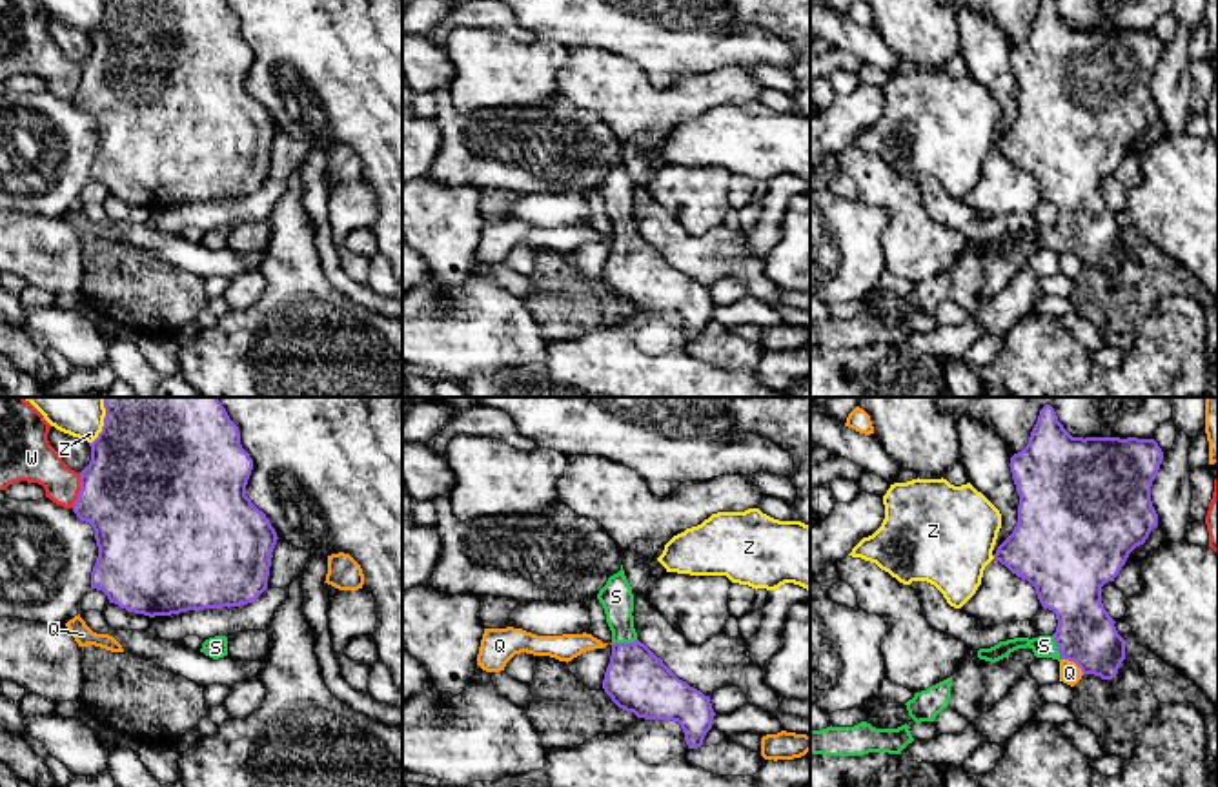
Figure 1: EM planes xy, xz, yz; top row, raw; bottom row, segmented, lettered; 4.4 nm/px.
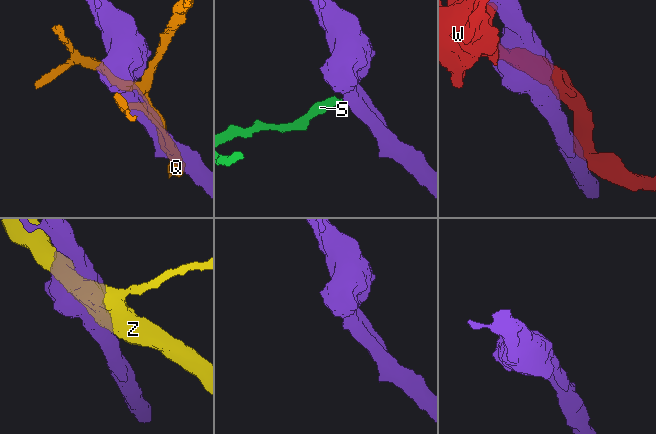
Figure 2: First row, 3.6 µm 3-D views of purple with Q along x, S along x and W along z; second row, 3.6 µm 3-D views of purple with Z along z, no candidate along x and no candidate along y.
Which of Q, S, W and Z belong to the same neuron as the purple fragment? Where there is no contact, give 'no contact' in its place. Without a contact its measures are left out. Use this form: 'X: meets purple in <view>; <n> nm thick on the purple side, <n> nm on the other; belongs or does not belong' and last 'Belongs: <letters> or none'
Q: meets purple in yz; 260 nm thick on the purple side, 100 nm on the other; does not belong
S: meets purple in xz; 280 nm thick on the purple side, 150 nm on the other; belongs
W: meets purple in xy; 500 nm thick on the purple side, 200 nm on the other; does not belong
Z: meets purple in xy; 500 nm thick on the purple side, 140 nm on the other; does not belong
Belongs: S

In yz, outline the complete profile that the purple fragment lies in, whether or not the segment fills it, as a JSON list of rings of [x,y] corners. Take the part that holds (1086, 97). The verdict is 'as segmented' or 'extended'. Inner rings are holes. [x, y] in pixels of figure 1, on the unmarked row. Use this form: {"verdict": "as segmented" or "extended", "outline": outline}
{"verdict": "extended", "outline": [[[1041,0],[1027,38],[1010,49],[1010,64],[1020,87],[1018,115],[1012,126],[998,138],[994,151],[1012,166],[1027,171],[1043,200],[1056,206],[1052,228],[1014,230],[990,240],[979,240],[978,250],[996,255],[1018,240],[1030,240],[1036,250],[1074,253],[1083,266],[1112,271],[1125,251],[1125,231],[1101,195],[1101,179],[1120,166],[1129,146],[1145,135],[1158,118],[1158,106],[1151,93],[1151,78],[1158,67],[1163,44],[1154,31],[1138,29],[1072,29],[1058,13],[1054,0]]]}

